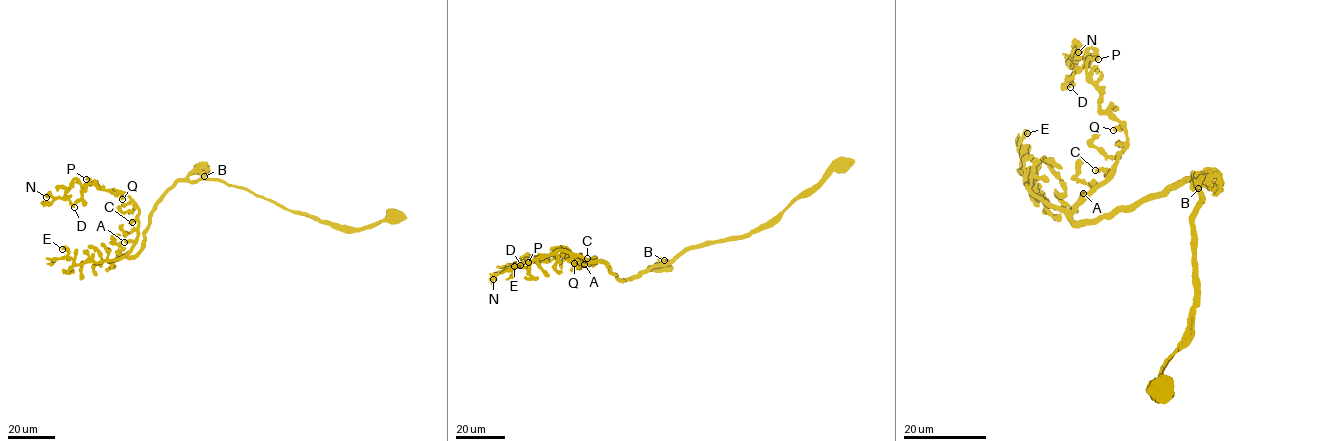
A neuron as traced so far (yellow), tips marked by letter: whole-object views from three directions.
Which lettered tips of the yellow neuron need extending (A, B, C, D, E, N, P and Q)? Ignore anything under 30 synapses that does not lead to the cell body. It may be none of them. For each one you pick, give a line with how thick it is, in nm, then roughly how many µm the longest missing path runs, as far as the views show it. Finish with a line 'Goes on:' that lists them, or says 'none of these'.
Goes on: none of these

